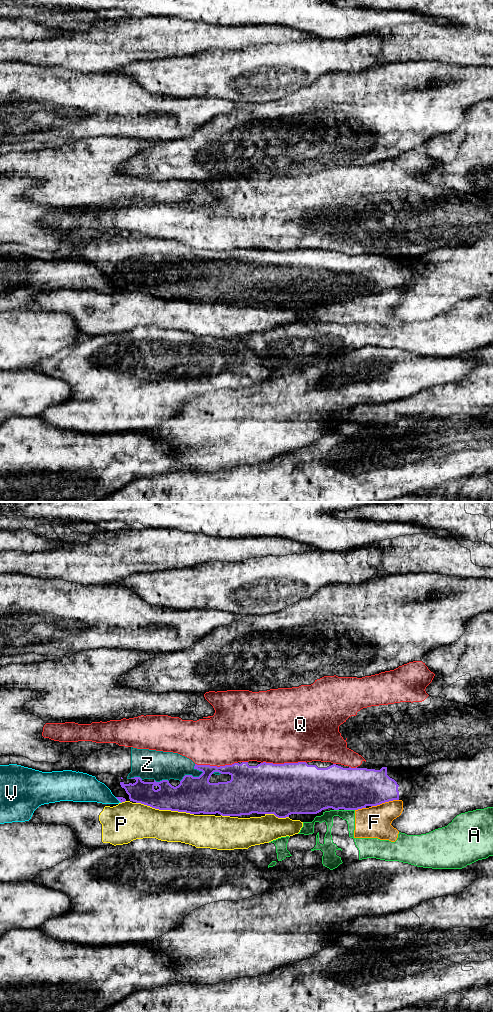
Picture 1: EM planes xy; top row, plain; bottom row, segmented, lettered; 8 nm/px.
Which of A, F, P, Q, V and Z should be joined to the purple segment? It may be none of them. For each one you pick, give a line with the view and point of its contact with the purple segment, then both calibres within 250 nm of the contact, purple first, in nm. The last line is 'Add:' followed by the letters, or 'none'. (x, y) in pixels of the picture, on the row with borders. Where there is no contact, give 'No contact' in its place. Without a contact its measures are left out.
Z: Touches purple at xy (191, 775). Thickness 300 nm (purple) against 220 nm
Add: Z

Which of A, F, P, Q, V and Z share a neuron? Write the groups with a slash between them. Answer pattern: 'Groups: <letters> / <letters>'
Groups: A F / P / Q / V / Z

